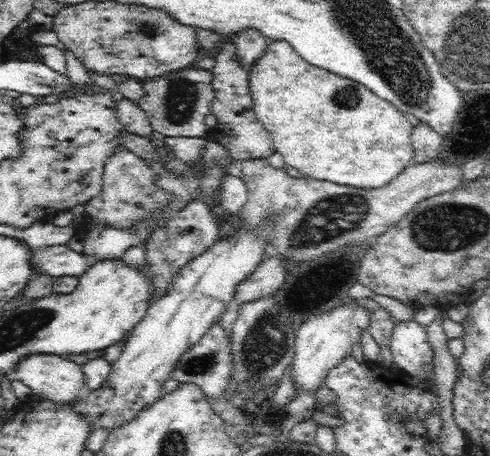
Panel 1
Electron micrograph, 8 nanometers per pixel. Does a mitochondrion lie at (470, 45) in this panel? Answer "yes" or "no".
yes

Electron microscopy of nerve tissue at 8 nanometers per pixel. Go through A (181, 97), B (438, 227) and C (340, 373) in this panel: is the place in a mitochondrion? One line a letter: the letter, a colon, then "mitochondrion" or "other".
A: mitochondrion
B: mitochondrion
C: other

